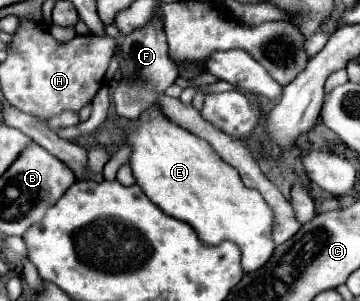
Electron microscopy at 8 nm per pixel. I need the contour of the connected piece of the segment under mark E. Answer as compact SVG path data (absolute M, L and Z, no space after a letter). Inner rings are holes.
M156 106L148 108L148 114L150 120L140 122L134 134L126 134L114 122L102 126L96 132L98 144L106 148L118 148L124 142L130 144L130 166L136 174L136 182L156 206L172 218L192 224L204 244L216 246L224 240L234 242L242 252L244 274L264 266L276 248L272 242L274 214L264 198L256 190L246 188L238 172L224 164L208 142L168 122Z

